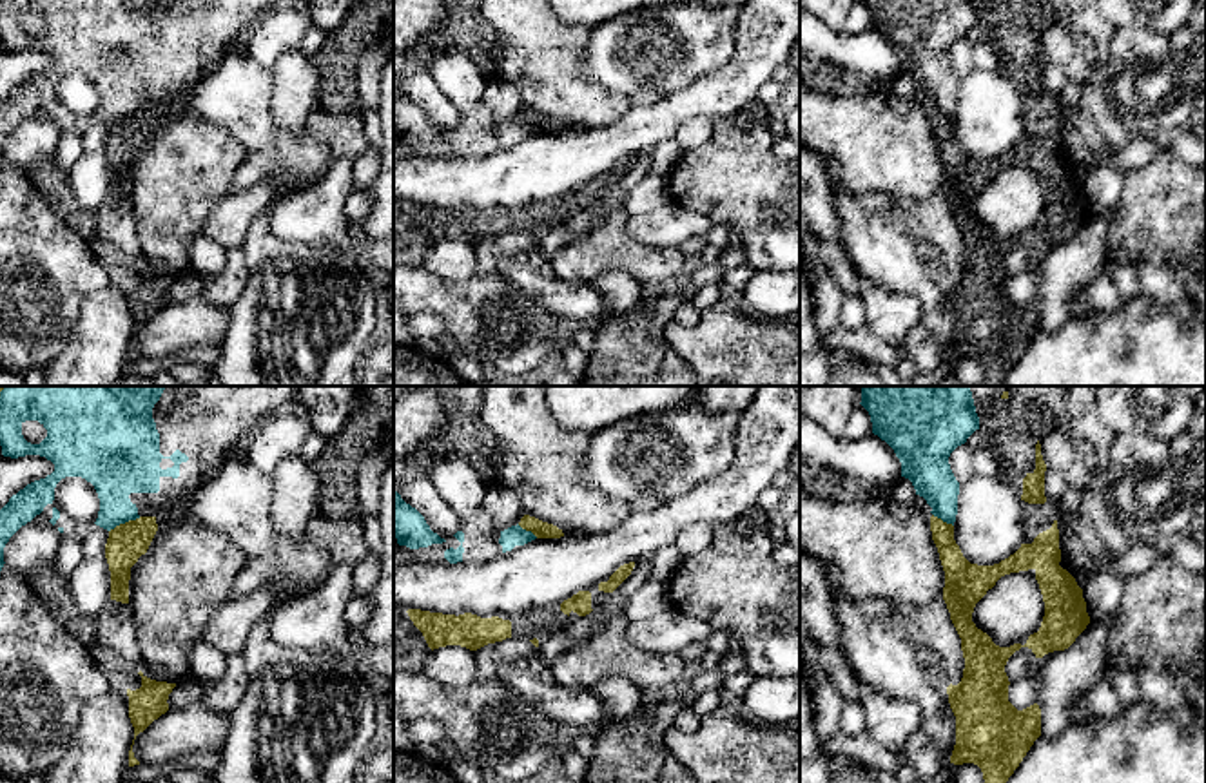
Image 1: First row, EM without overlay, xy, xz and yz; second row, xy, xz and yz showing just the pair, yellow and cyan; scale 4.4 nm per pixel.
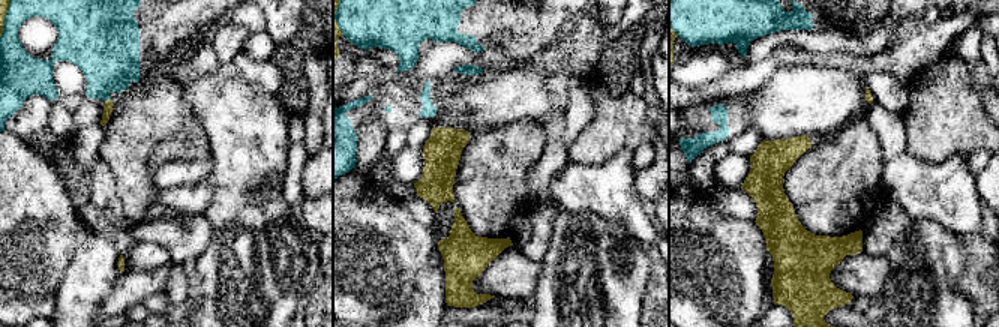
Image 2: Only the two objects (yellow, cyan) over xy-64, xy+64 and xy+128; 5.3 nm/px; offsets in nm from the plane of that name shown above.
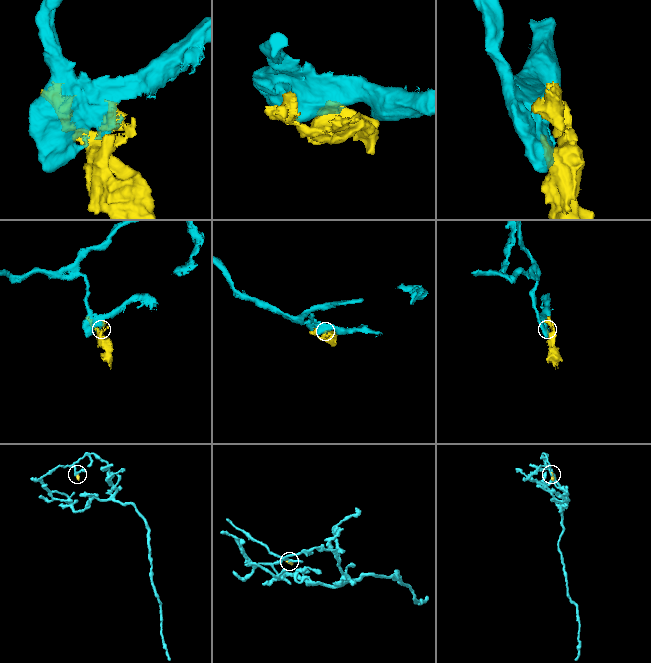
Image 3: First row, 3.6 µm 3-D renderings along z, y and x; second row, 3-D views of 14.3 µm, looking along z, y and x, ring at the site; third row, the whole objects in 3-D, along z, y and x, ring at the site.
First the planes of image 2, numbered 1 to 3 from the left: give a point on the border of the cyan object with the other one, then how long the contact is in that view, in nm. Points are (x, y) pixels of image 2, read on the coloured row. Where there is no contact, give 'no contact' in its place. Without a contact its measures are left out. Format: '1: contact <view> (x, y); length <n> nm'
1: contact xy-64 (3, 18); length 200 nm
2: contact xy+64 (333, 17); length 190 nm
3: contact xy+128 (672, 30); length 70 nm

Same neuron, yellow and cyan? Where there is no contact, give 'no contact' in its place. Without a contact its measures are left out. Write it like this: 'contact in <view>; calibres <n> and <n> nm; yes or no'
contact in xy; calibres 170 and 260 nm; no

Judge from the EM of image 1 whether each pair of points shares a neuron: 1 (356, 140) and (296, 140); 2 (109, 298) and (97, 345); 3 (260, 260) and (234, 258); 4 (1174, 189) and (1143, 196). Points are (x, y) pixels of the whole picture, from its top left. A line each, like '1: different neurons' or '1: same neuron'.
1: different neurons
2: same neuron
3: different neurons
4: same neuron

